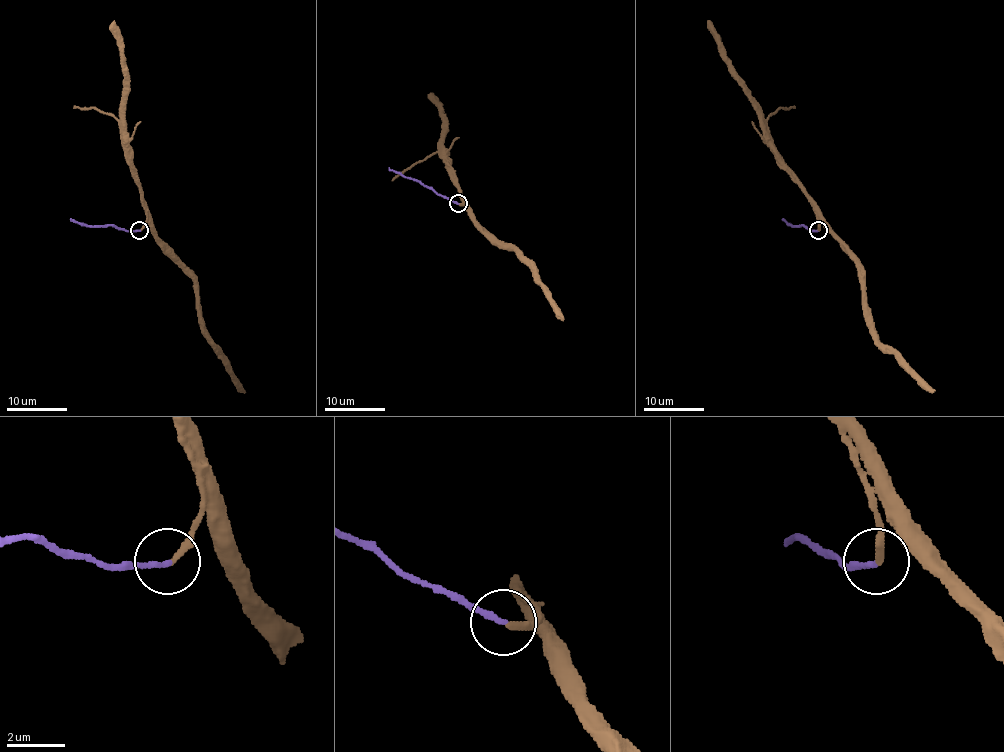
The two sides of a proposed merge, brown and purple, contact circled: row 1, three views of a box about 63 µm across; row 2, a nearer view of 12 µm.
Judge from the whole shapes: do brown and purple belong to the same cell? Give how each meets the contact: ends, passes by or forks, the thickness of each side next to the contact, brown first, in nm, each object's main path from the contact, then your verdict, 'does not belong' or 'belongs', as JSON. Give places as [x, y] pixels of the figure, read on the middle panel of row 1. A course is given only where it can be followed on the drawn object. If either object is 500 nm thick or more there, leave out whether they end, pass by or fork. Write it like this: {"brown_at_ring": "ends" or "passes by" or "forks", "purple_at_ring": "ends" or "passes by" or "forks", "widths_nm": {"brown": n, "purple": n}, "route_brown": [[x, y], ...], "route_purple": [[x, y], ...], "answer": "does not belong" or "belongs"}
{"brown_at_ring": "ends", "purple_at_ring": "ends", "widths_nm": {"brown": 240, "purple": 190}, "route_brown": [[459, 203], [465, 203], [453, 181], [450, 165], [442, 158], [441, 107], [432, 93]], "route_purple": [[458, 203], [388, 167]], "answer": "belongs"}

